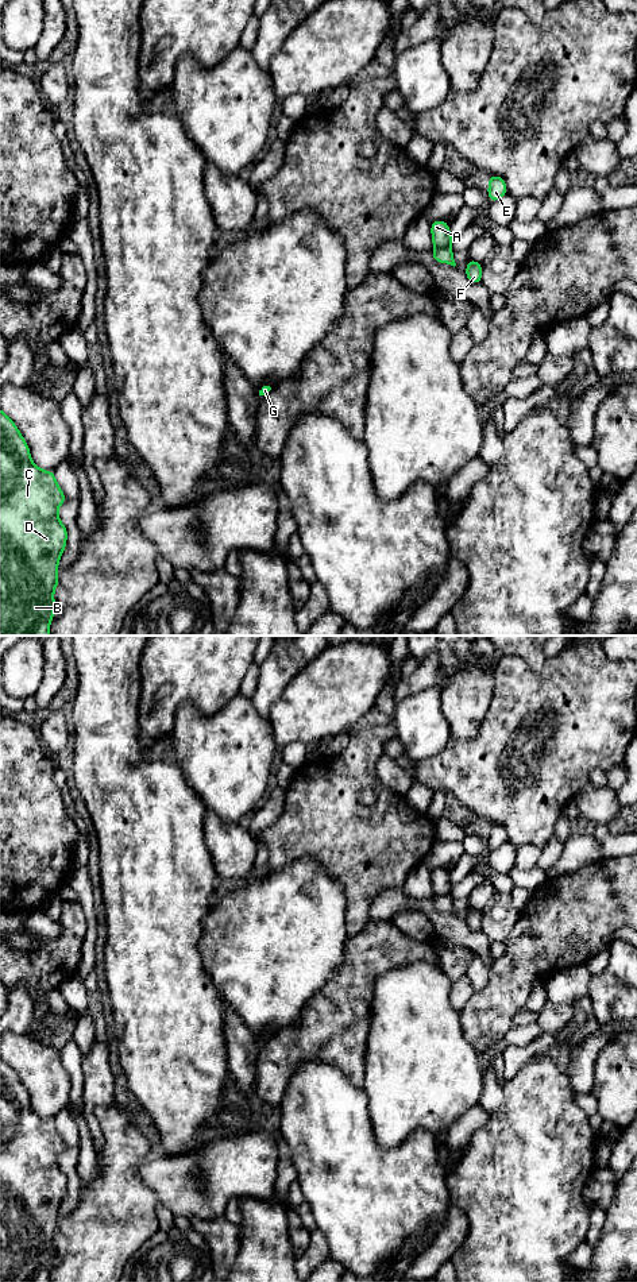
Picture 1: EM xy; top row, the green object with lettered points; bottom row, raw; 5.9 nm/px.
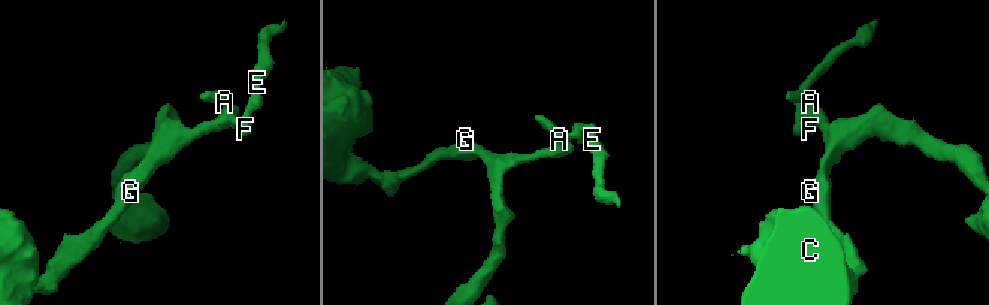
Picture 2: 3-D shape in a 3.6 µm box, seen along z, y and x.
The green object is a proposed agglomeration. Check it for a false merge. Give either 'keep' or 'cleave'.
cleave

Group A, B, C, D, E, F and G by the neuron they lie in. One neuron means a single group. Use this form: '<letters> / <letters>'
A B C D G / E F

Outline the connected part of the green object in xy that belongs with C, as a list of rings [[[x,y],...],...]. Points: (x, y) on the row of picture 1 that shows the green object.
[[[0,409],[0,636],[50,636],[58,563],[67,544],[67,530],[58,518],[58,507],[66,499],[54,471],[40,470],[31,460],[24,437]]]

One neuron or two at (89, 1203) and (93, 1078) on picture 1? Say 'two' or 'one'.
one

